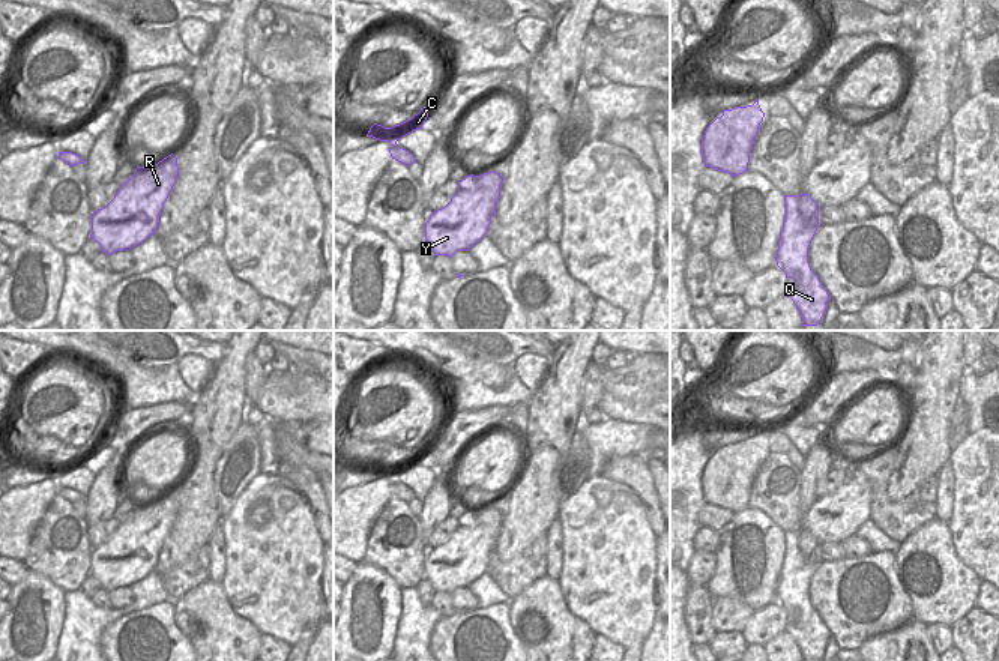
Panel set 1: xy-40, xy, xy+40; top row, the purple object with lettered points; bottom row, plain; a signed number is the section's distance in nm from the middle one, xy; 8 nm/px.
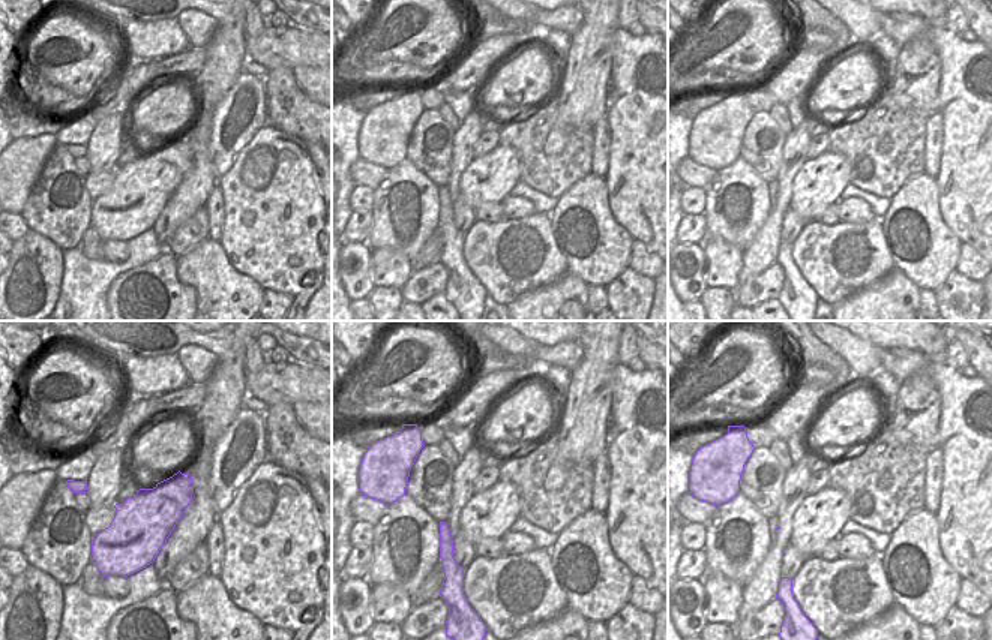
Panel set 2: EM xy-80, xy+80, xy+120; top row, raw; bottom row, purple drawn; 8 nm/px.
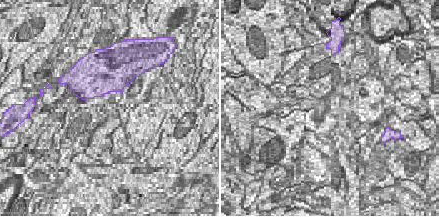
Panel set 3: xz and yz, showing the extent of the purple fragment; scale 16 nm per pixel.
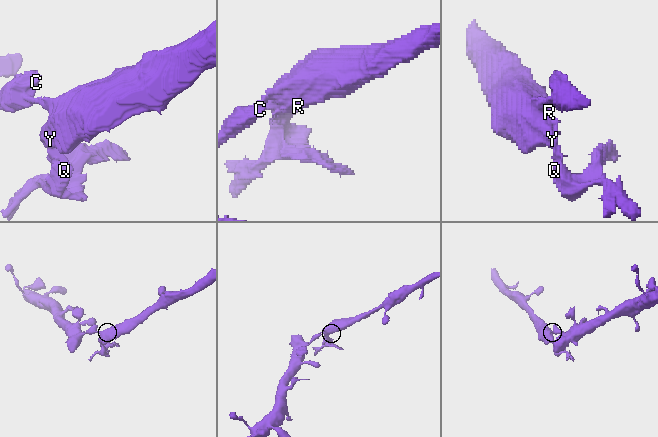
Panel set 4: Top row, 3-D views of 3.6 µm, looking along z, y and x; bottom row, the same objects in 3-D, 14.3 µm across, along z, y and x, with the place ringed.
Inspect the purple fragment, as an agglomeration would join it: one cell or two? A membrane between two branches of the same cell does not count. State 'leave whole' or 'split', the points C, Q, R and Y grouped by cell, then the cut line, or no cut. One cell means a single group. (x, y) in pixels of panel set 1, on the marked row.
split | C / Q R Y | xy (395, 140), (391, 143)

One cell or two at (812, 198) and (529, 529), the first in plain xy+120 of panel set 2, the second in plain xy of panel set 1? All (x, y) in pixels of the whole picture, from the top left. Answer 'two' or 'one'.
two

